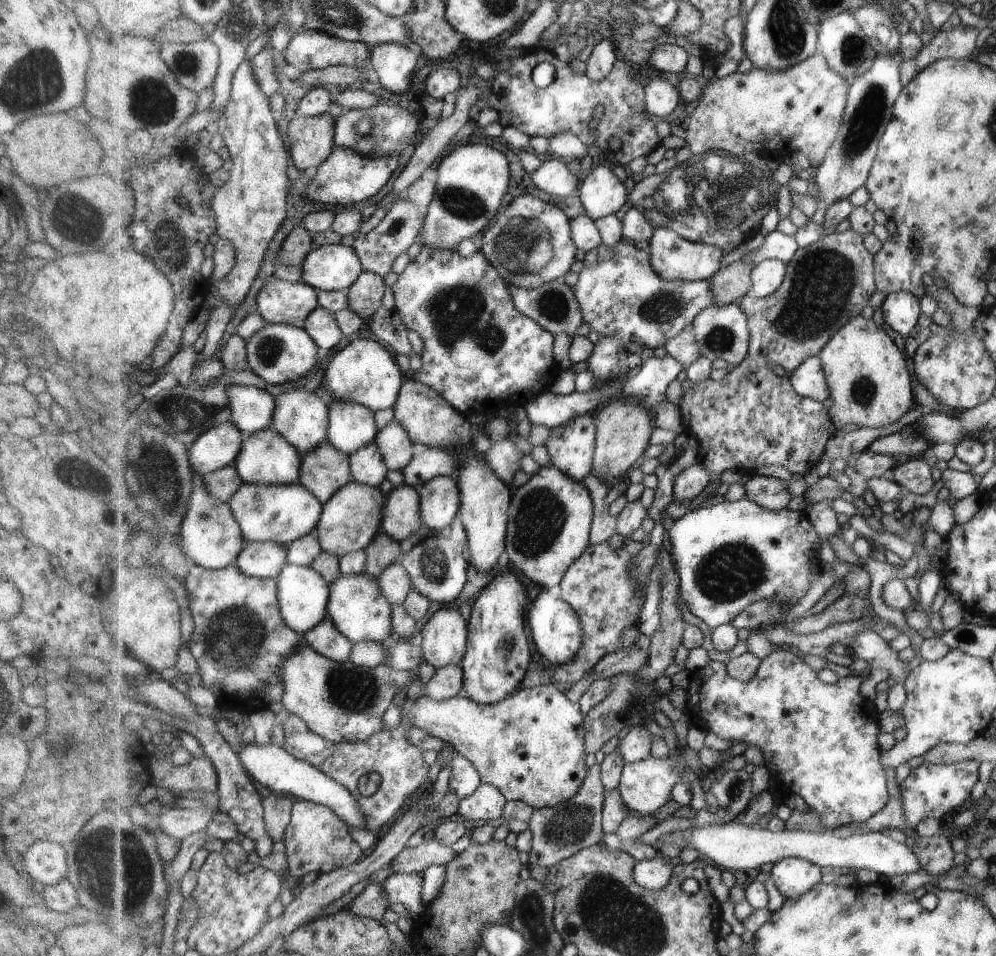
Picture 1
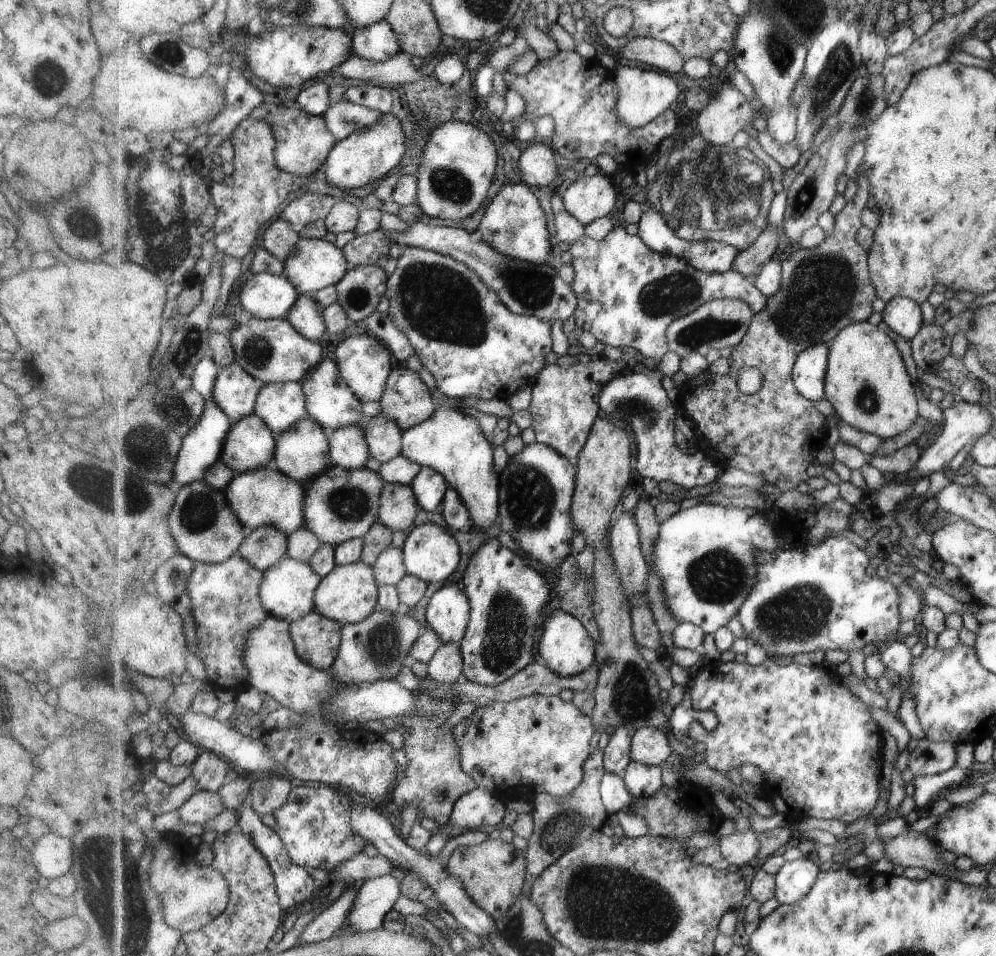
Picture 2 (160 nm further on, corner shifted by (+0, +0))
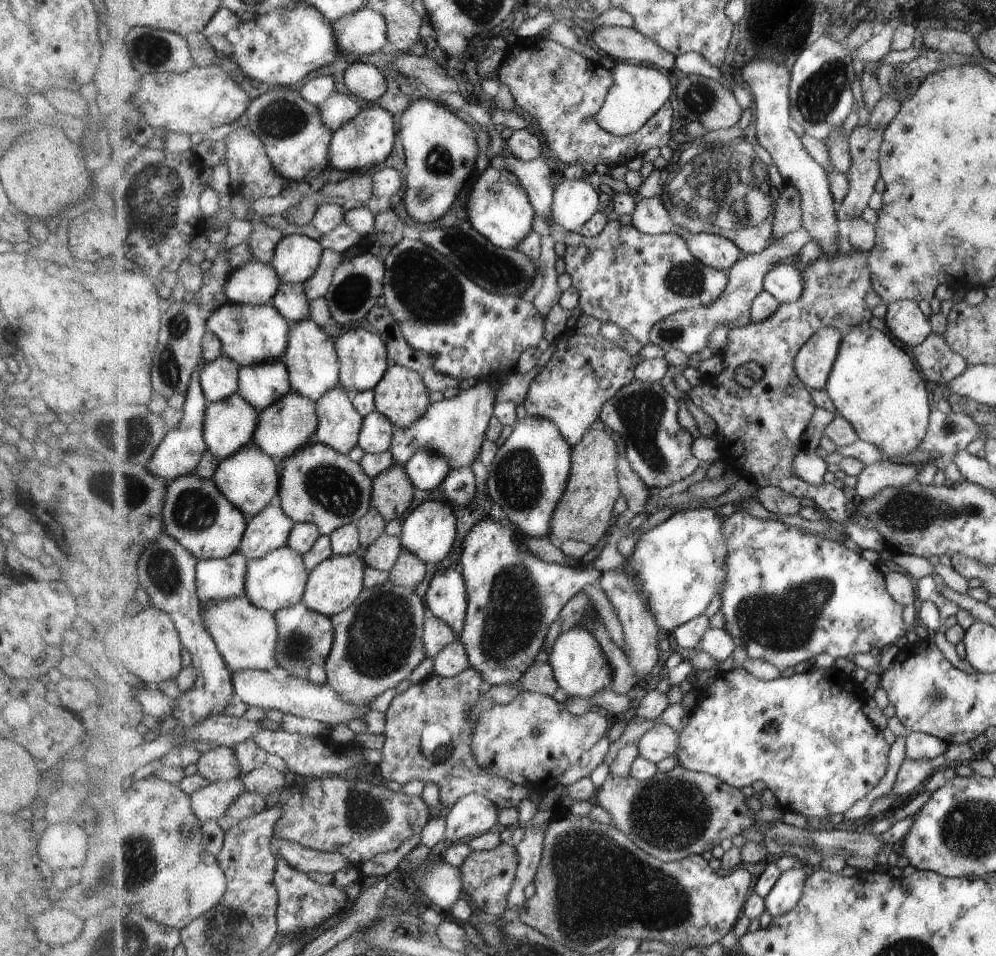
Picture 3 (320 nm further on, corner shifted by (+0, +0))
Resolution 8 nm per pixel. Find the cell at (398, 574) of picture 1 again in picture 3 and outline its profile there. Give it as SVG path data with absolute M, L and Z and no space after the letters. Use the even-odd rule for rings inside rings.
M383 533L379 539L370 544L368 550L363 553L363 557L367 564L390 574L402 548L401 534L394 536Z

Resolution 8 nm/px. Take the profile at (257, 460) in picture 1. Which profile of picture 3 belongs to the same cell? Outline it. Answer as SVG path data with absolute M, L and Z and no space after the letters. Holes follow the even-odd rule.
M235 393L229 399L212 402L206 408L205 434L208 450L221 460L236 455L242 448L254 444L254 432L258 428L259 410L245 400L241 393Z

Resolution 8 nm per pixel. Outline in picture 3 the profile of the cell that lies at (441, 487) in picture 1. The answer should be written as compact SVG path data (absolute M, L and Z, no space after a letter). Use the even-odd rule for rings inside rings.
M425 451L415 453L404 467L413 484L421 490L439 488L452 471L452 466L444 454Z

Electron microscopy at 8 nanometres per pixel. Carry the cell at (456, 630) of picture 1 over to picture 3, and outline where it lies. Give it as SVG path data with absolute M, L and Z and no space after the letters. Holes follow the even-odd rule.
M456 567L436 573L430 580L423 599L429 610L440 619L446 620L454 628L456 635L460 636L466 626L468 609L466 577L462 571Z

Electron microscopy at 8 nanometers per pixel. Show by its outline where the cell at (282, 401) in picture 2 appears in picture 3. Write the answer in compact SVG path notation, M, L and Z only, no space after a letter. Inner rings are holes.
M282 359L256 365L240 365L239 392L261 412L292 390L287 366Z

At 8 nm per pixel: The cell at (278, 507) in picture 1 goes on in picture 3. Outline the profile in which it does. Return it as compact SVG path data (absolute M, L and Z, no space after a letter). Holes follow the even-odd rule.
M256 444L242 448L236 455L221 460L212 478L219 490L251 518L273 503L281 491L281 470L277 461Z

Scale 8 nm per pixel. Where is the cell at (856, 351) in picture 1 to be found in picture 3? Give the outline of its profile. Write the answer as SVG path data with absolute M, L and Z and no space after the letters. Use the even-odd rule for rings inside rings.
M863 322L845 333L825 389L839 415L855 427L861 439L874 444L887 458L901 458L913 450L918 451L930 427L933 409L929 408L931 402L925 383L924 374L917 370L905 349L893 342L892 336Z

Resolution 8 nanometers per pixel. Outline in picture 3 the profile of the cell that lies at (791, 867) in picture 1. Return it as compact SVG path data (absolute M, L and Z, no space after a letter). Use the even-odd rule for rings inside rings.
M800 868L785 871L771 892L764 898L772 917L782 917L798 907L802 899L807 874Z

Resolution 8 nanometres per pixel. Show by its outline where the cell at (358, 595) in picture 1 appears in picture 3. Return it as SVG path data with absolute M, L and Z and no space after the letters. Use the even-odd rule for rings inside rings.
M359 552L355 555L337 556L333 555L325 559L319 566L310 570L310 578L307 581L306 594L302 602L312 611L332 618L352 607L363 590L366 589L364 576L366 574L367 562Z

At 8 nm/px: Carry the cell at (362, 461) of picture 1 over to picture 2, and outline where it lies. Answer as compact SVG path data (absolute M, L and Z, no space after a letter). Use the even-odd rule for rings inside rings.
M363 425L338 428L329 433L333 464L353 470L365 467L371 456Z

